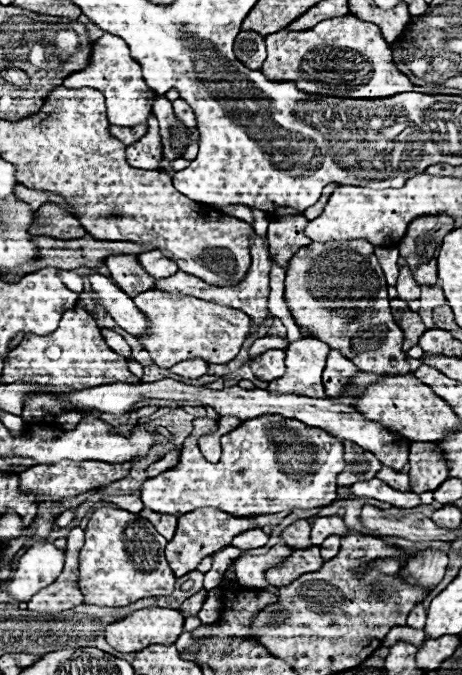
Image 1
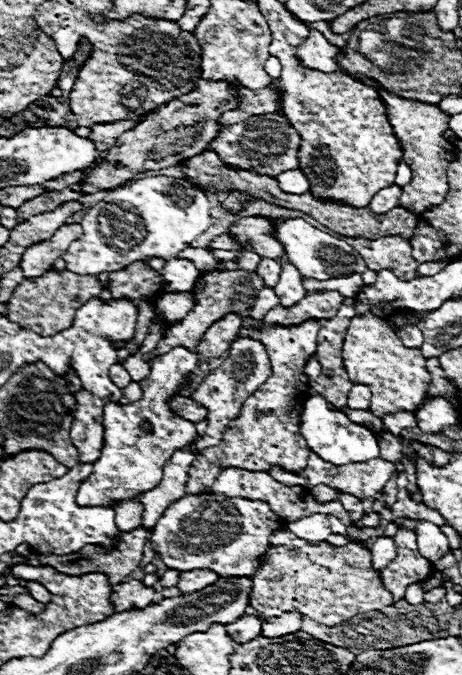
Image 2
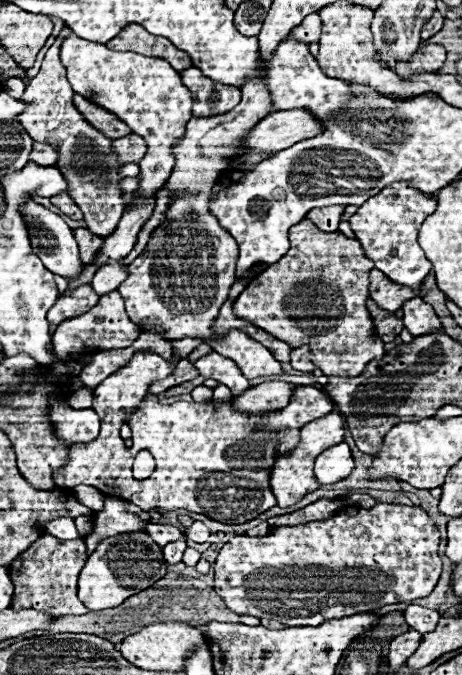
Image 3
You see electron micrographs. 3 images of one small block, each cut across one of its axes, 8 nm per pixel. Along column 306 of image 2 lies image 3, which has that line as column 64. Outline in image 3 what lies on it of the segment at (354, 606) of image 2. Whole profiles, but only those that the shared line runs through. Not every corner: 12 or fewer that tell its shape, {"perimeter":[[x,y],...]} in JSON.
{"perimeter":[[44,534],[10,564],[12,608],[86,614],[84,538]]}

